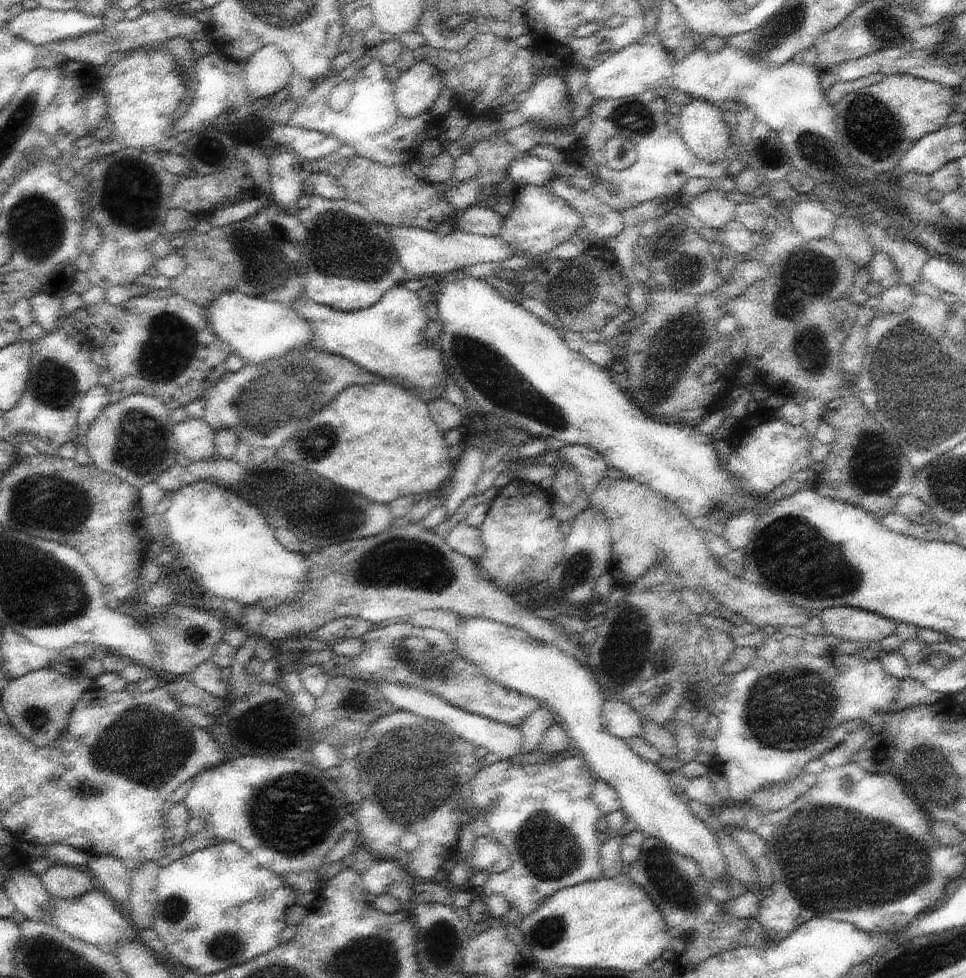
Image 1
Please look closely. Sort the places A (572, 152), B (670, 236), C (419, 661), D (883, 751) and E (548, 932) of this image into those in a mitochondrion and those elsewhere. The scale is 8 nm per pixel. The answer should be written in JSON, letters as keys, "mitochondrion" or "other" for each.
{"A":"other","B":"mitochondrion","C":"mitochondrion","D":"mitochondrion","E":"mitochondrion"}

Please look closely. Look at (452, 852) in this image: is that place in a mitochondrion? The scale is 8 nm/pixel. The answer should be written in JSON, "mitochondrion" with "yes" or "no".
{"mitochondrion":"no"}

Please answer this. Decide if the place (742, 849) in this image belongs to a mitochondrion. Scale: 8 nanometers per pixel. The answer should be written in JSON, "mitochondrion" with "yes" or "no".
{"mitochondrion":"no"}

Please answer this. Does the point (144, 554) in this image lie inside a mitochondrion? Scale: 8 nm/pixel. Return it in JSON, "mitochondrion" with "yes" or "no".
{"mitochondrion":"no"}

